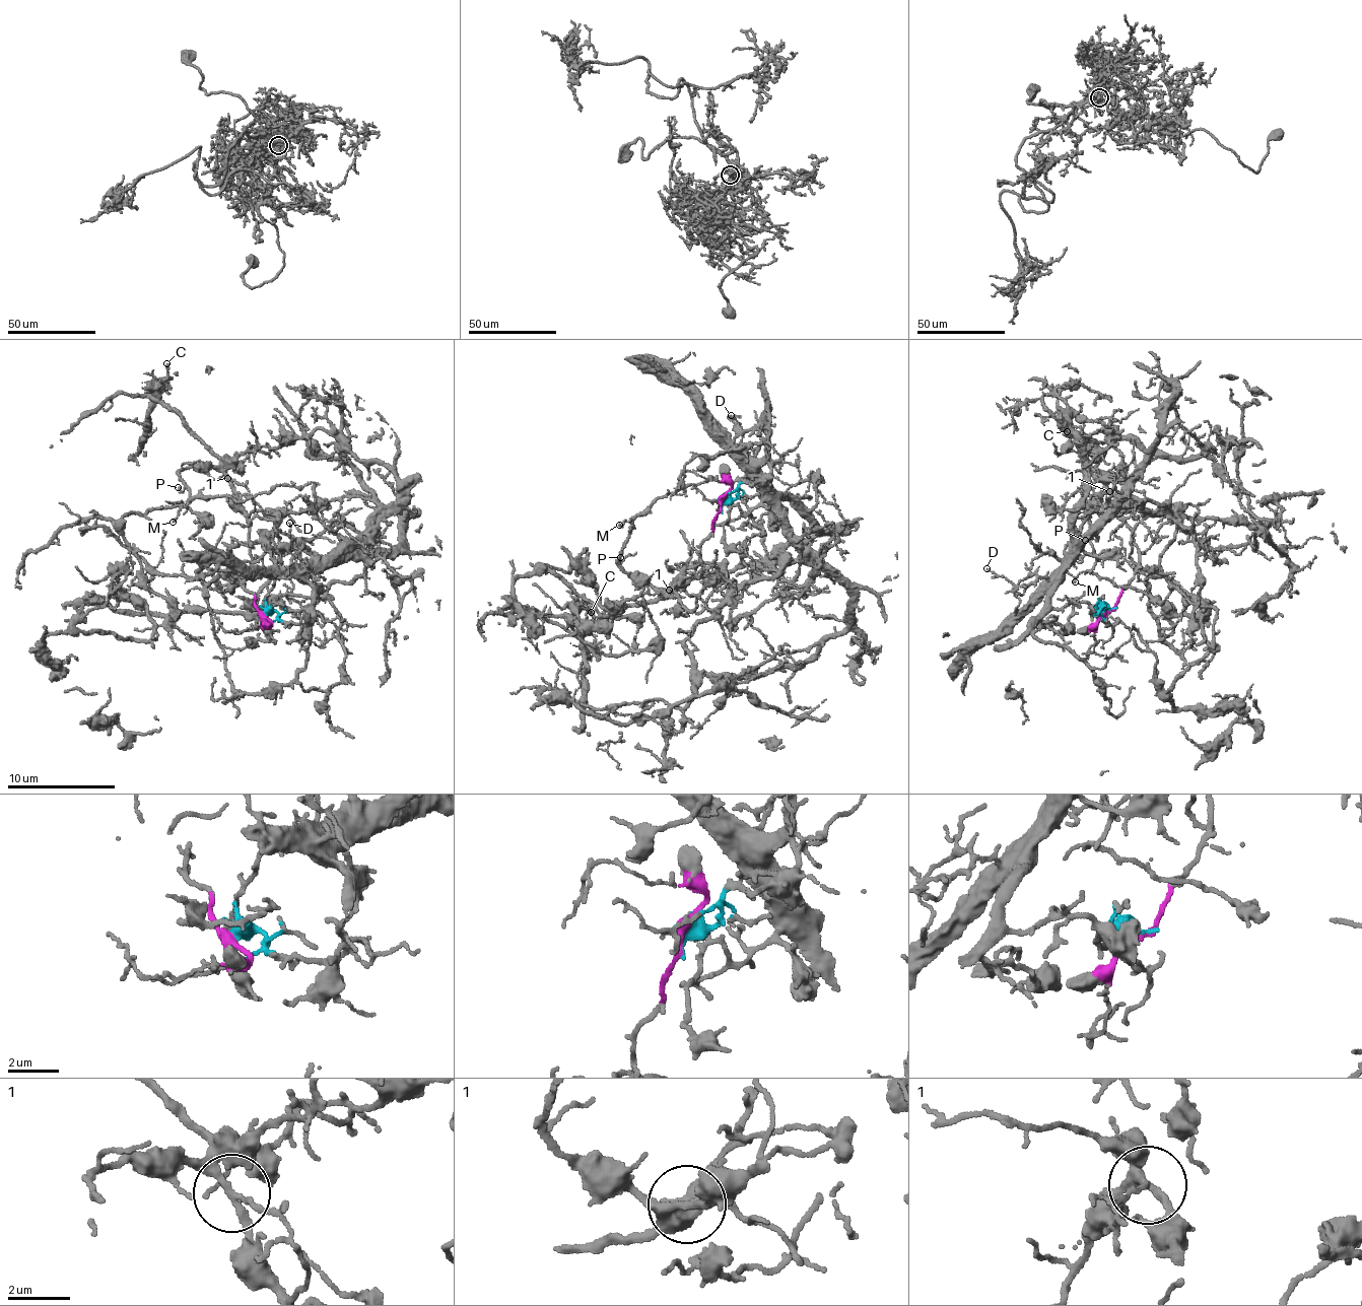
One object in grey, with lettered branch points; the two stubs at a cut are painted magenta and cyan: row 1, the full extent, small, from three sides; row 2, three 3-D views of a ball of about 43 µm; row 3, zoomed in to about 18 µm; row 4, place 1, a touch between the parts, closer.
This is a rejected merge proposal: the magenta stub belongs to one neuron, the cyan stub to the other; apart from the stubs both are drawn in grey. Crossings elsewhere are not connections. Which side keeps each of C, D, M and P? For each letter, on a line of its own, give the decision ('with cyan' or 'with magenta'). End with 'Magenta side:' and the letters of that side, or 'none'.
C: with magenta
D: with cyan
M: with magenta
P: with magenta
Magenta side: C, M, P

